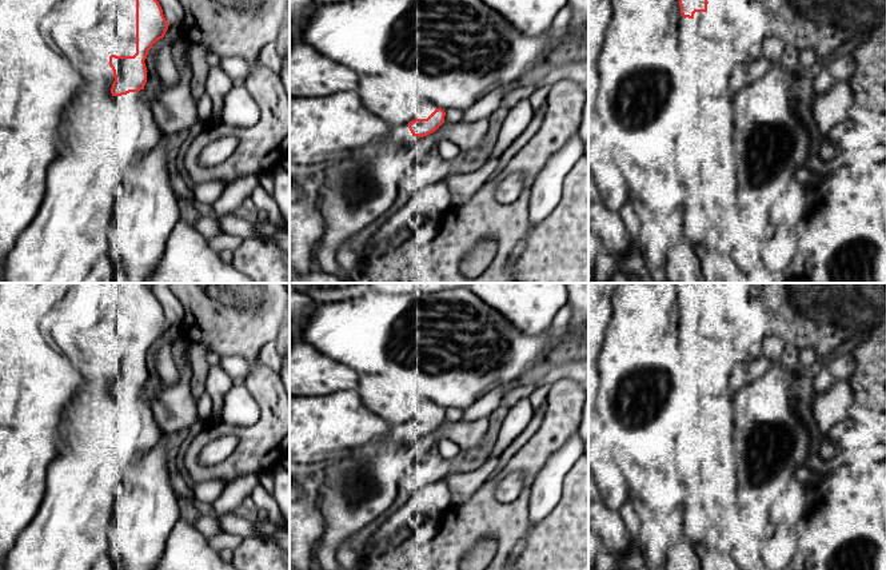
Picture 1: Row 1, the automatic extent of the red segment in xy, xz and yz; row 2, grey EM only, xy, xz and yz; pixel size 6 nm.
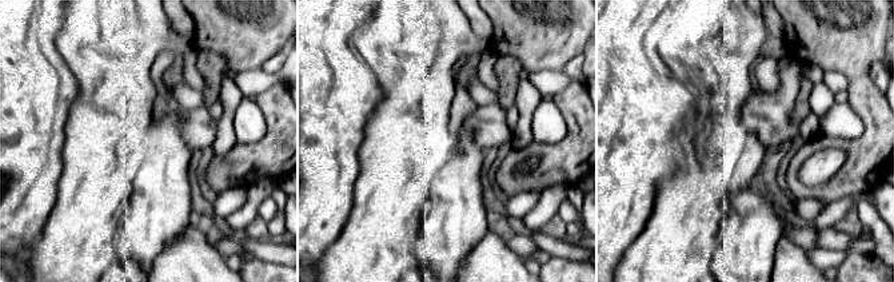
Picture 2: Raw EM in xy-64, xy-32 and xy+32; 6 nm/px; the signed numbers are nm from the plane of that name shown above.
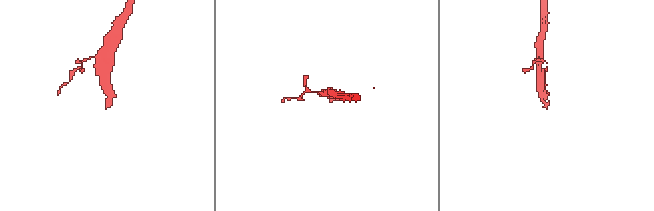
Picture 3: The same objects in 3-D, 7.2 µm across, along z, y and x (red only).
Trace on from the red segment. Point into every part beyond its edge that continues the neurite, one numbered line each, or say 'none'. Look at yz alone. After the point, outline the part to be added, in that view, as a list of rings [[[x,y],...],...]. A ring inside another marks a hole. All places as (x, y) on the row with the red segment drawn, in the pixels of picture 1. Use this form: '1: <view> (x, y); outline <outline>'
none

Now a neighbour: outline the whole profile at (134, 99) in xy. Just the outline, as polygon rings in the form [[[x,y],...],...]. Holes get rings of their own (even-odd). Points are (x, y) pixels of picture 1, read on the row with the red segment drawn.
[[[140,89],[139,92],[129,92],[121,96],[112,96],[112,103],[116,107],[141,109],[141,95],[143,95],[143,89]]]

